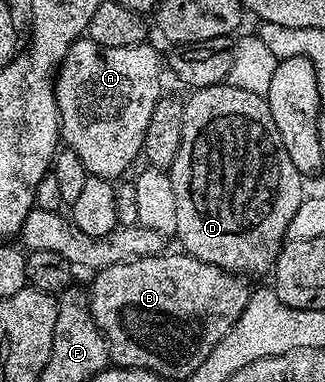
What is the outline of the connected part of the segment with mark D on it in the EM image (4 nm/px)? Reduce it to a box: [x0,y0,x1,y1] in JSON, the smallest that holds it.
[168,82,304,278]

